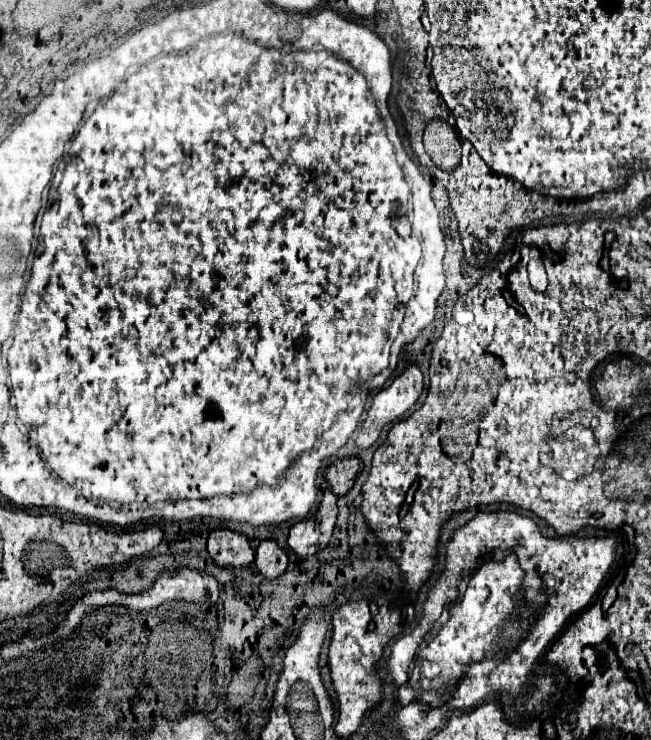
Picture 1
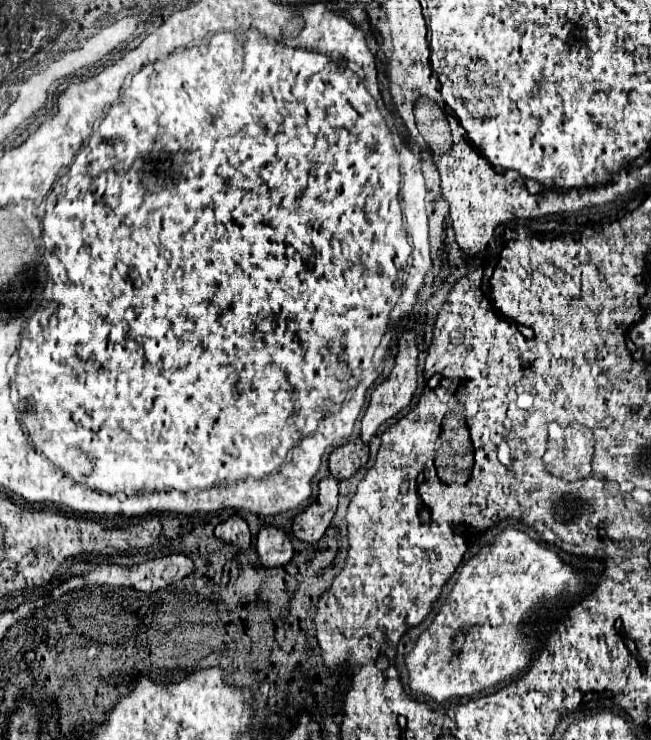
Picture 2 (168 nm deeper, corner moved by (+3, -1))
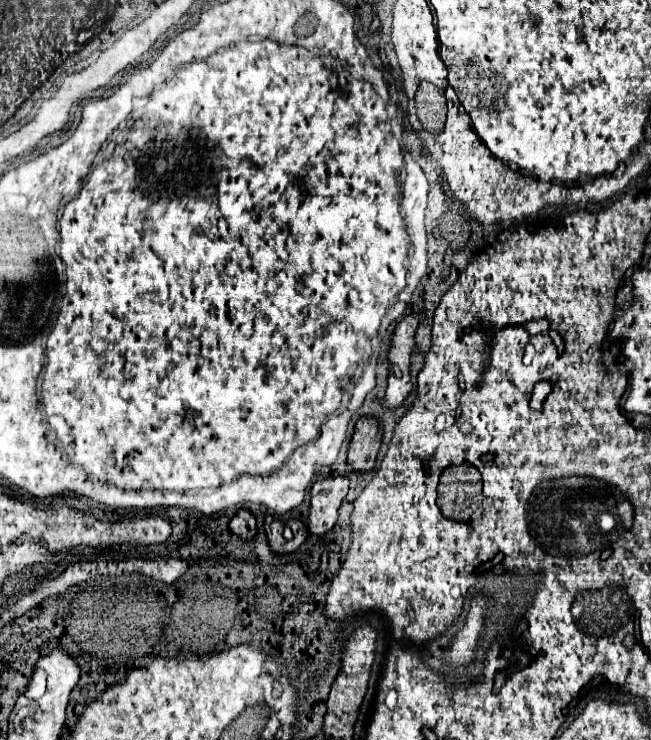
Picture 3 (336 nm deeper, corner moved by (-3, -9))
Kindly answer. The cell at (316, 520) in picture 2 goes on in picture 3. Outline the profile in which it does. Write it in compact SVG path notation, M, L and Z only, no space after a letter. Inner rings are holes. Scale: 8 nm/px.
M336 476L322 482L316 482L310 490L310 516L308 516L308 532L312 536L324 536L332 530L338 520L338 510L348 494L348 478Z

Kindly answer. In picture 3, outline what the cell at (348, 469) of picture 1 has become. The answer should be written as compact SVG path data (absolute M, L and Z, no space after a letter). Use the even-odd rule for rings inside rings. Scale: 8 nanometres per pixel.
M362 418L356 422L356 432L348 448L348 464L354 472L370 472L374 468L380 448L380 430L374 418Z

